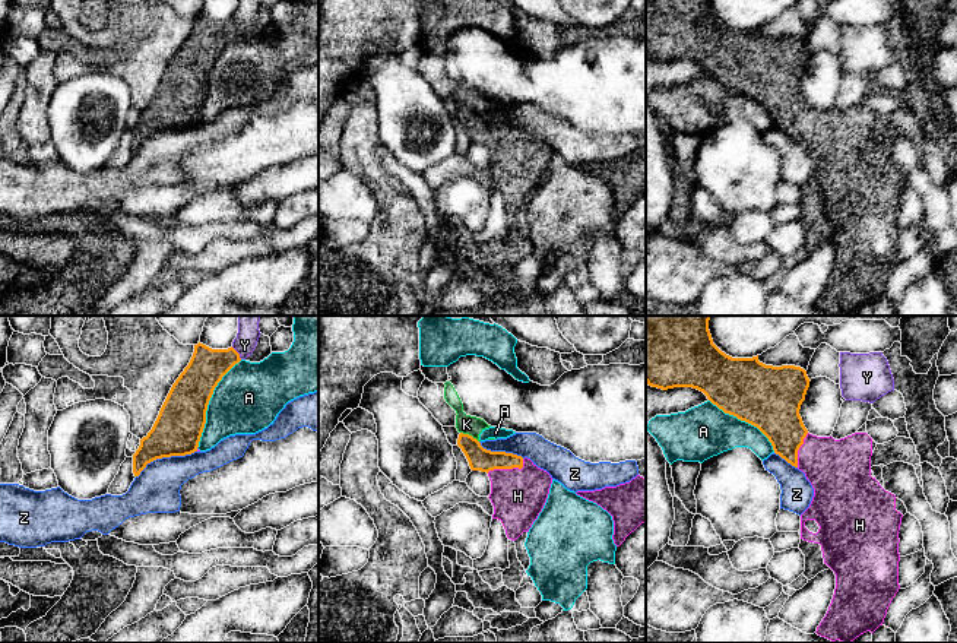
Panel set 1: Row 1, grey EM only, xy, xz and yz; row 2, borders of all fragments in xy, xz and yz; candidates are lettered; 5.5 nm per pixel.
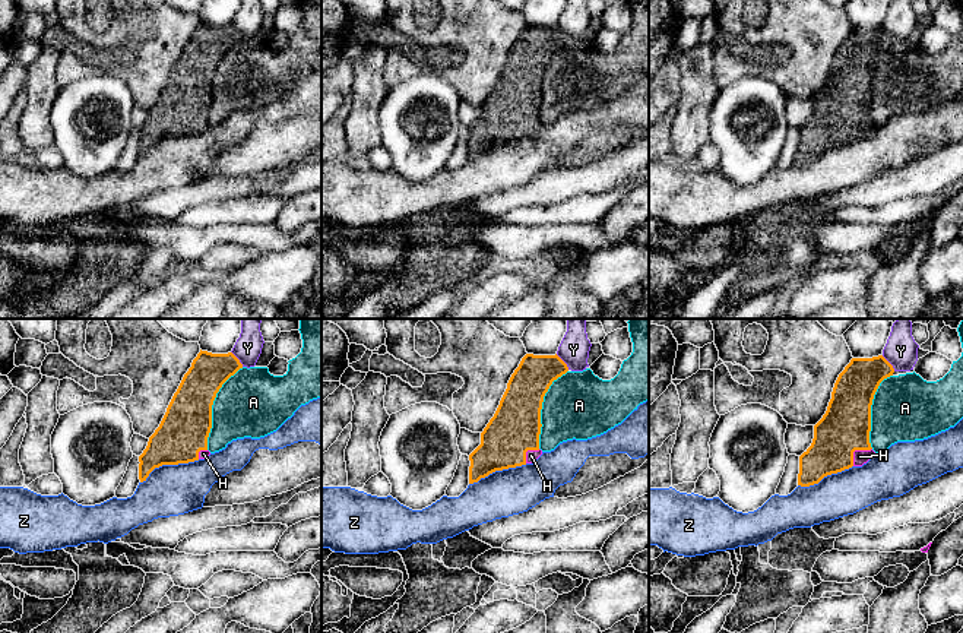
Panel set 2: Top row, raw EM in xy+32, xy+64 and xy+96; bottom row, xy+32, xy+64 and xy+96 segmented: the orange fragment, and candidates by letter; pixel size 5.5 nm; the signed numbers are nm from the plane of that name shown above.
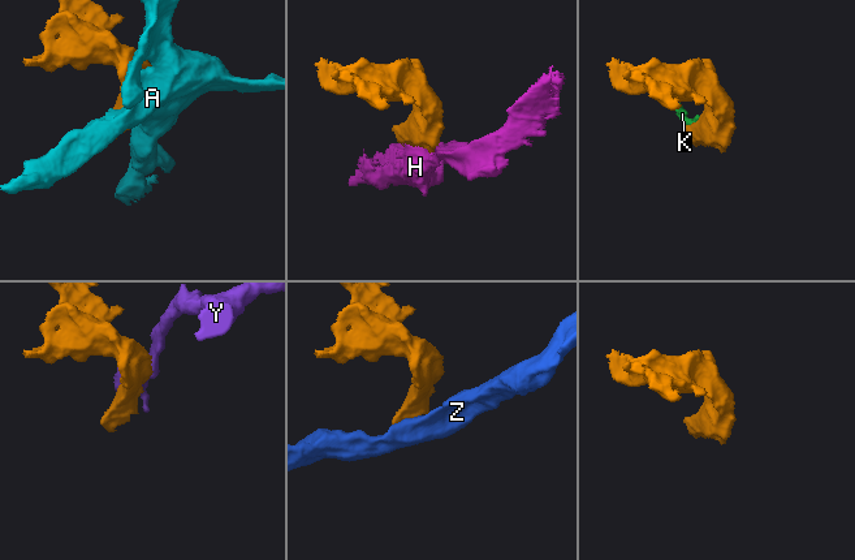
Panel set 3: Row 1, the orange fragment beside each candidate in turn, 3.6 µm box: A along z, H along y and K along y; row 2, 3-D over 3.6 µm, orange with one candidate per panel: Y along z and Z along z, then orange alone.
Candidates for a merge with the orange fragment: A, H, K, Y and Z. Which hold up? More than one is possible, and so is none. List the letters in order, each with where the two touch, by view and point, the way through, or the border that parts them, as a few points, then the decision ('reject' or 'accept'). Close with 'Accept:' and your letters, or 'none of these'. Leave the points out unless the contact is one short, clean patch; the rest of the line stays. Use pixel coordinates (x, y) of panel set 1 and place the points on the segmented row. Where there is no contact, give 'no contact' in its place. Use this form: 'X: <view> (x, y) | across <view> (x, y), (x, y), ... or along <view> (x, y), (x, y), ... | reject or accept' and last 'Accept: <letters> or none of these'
A: xy (208, 404) | reject
H: xz (507, 468) | accept
K: xz (469, 436) | along xz (460, 431), (478, 442) | reject
Y: xy (237, 352) | along xy (231, 347), (241, 358) | reject
Z: xy (165, 456) | along xy (196, 450), (187, 455), (157, 458), (136, 477) | reject
Accept: H

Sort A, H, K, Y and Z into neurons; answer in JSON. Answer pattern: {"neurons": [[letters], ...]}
{"neurons": [["A", "K"], ["H"], ["Y"], ["Z"]]}

